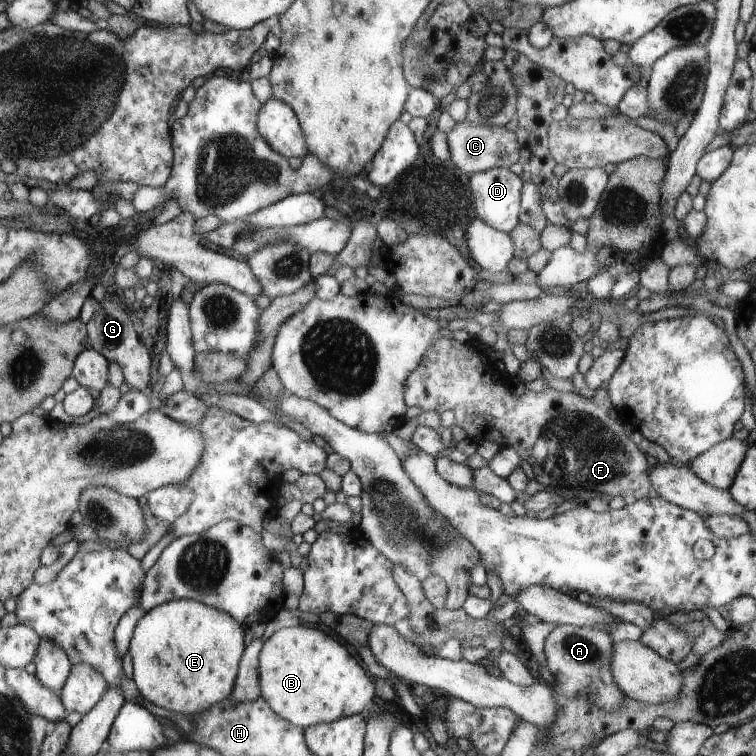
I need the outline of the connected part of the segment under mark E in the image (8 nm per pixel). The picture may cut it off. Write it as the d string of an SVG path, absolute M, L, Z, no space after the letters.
M173 599L146 611L129 647L137 690L152 704L187 717L230 698L244 652L244 626L230 613L191 599Z

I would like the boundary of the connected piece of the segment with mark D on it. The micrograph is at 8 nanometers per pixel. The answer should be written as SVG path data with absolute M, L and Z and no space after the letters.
M495 167L475 173L470 178L473 198L476 202L476 217L501 232L509 234L513 231L520 224L524 184L522 177L513 174L508 167Z

